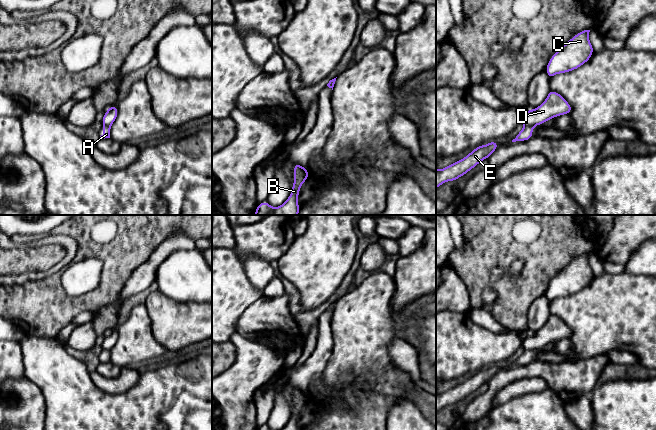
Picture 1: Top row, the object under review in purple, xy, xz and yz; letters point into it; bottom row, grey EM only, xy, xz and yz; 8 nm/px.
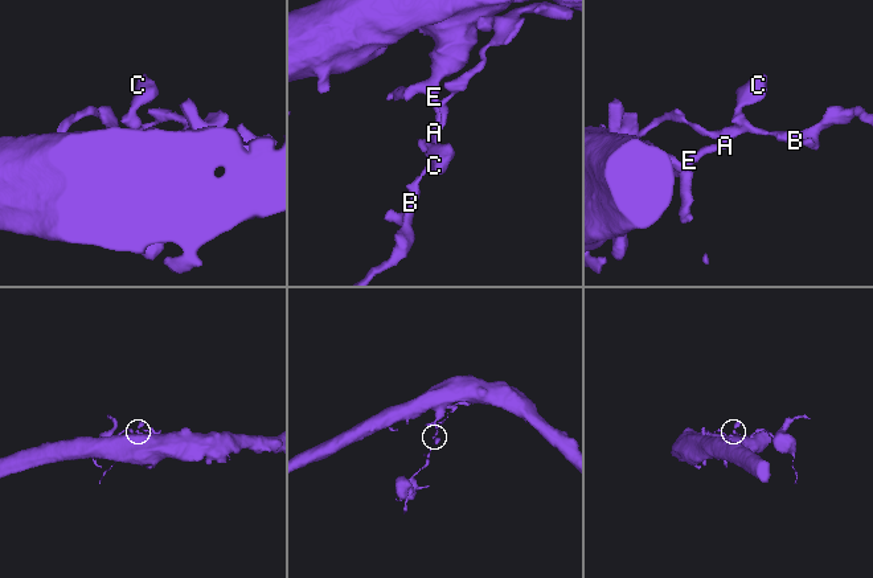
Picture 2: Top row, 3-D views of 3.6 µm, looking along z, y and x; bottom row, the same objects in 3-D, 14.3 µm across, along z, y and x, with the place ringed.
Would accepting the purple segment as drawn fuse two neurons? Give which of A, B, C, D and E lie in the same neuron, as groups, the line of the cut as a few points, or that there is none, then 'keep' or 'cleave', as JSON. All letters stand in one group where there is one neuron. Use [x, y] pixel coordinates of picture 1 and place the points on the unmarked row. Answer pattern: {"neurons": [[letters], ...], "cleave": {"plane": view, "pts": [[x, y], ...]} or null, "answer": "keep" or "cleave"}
{"neurons": [["A", "E"], ["B", "C", "D"]], "cleave": {"plane": "yz", "pts": [[525, 349], [532, 350]]}, "answer": "cleave"}

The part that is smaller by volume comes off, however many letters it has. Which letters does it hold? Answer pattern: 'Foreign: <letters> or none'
Foreign: B, C, D

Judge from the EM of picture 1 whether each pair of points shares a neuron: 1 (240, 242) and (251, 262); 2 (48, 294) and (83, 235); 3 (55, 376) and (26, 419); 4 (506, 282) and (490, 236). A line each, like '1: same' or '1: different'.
1: different
2: same
3: different
4: same

